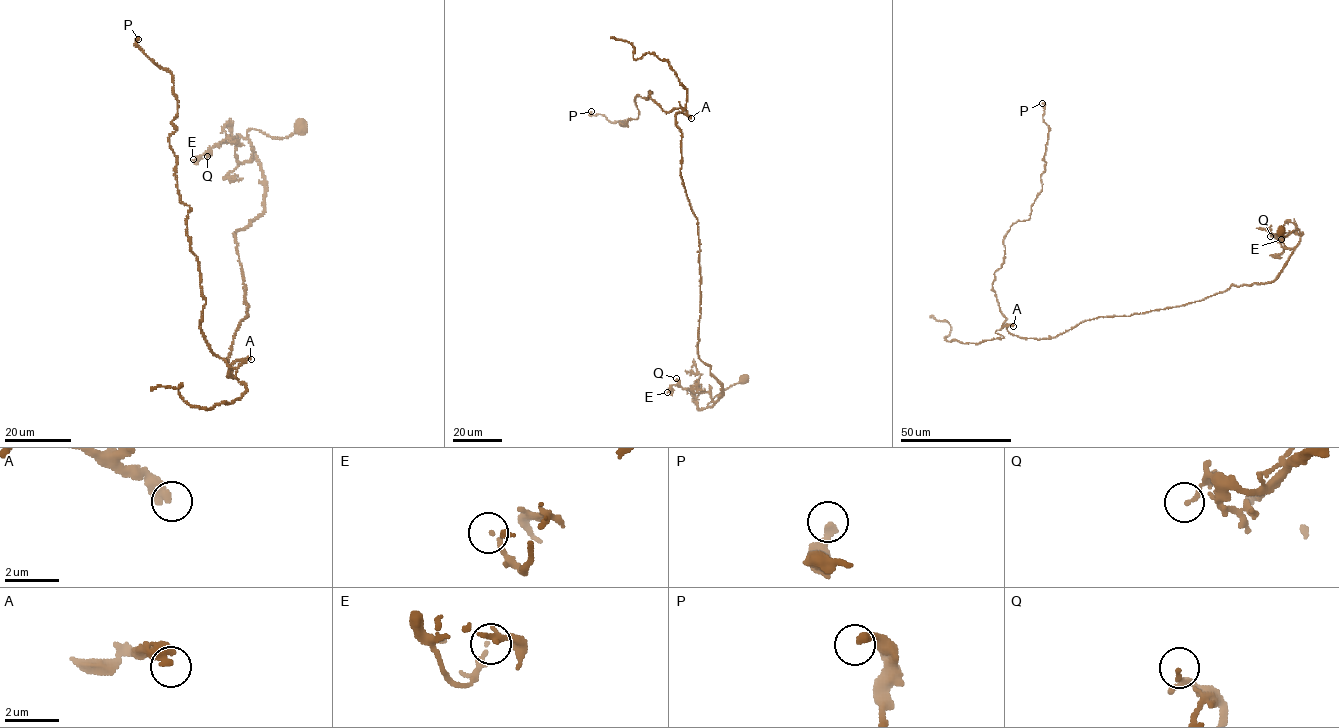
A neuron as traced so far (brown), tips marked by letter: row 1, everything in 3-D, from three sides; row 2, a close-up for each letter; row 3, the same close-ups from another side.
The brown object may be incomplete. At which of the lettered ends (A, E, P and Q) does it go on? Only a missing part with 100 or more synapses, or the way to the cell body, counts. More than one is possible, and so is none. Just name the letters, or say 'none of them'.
none of them

